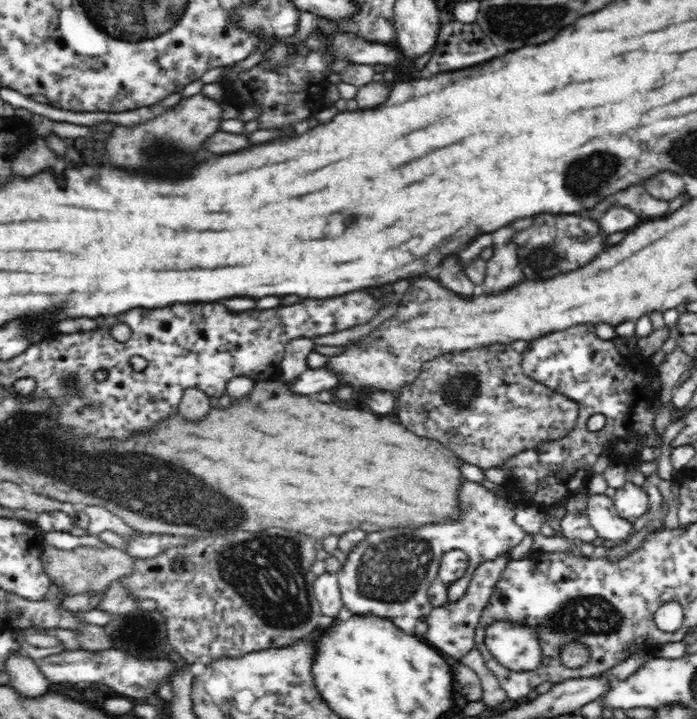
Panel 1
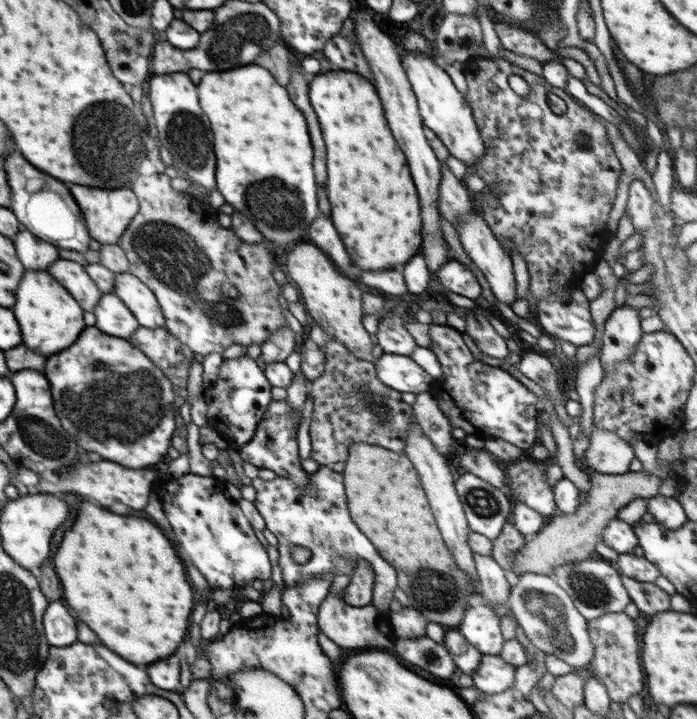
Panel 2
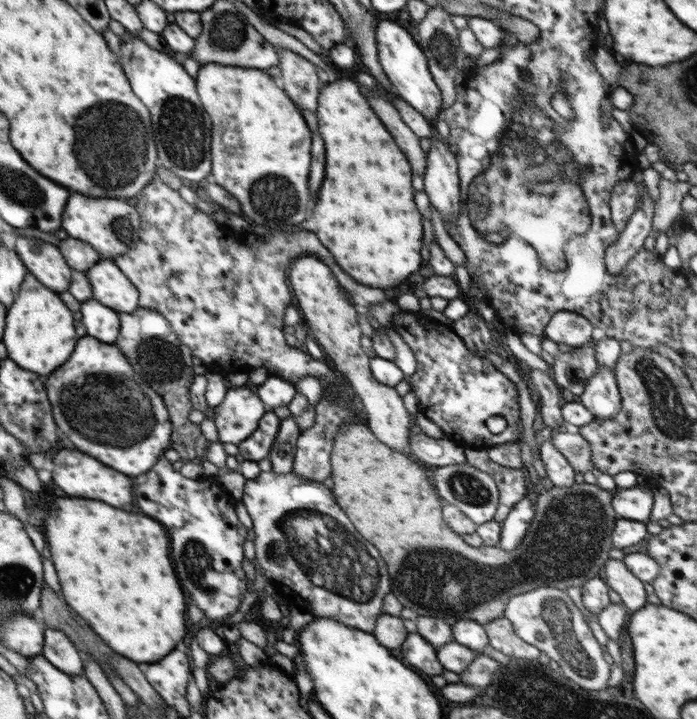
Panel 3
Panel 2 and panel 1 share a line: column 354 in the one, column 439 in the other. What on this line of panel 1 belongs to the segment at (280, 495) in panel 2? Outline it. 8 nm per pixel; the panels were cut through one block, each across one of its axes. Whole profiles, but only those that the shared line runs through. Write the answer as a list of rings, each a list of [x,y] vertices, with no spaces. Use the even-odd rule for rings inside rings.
[[[464,482],[464,486],[460,490],[460,500],[462,500],[464,508],[468,506],[468,512],[466,512],[464,520],[458,524],[434,524],[434,526],[426,526],[426,528],[420,528],[414,532],[410,532],[408,528],[396,528],[396,530],[368,534],[366,540],[354,552],[348,554],[345,564],[336,573],[343,606],[346,606],[351,614],[356,616],[387,618],[406,634],[414,635],[416,624],[420,622],[420,618],[427,618],[433,608],[427,590],[438,576],[442,554],[454,550],[454,548],[468,554],[467,573],[449,587],[448,602],[454,602],[466,594],[471,577],[481,562],[494,560],[500,554],[508,553],[514,546],[518,546],[526,536],[525,530],[514,520],[516,509],[486,487],[474,482]]]

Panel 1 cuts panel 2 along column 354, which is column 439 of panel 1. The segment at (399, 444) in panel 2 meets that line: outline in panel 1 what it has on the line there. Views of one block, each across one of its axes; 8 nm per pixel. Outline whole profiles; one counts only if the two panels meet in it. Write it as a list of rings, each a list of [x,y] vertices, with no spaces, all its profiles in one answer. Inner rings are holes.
[[[488,344],[482,348],[472,348],[470,350],[456,350],[454,352],[446,352],[442,356],[436,356],[434,360],[428,360],[422,364],[420,374],[416,374],[416,380],[412,380],[406,386],[402,386],[399,391],[399,409],[397,417],[398,422],[410,429],[416,436],[421,438],[432,439],[442,444],[445,448],[452,450],[458,458],[463,460],[463,463],[468,463],[482,471],[490,468],[497,468],[503,464],[503,461],[508,461],[510,458],[516,457],[520,452],[536,449],[543,442],[558,441],[569,435],[572,427],[572,418],[578,418],[578,408],[574,406],[572,399],[568,400],[566,395],[560,394],[524,374],[522,364],[522,355],[517,350],[508,344]]]

